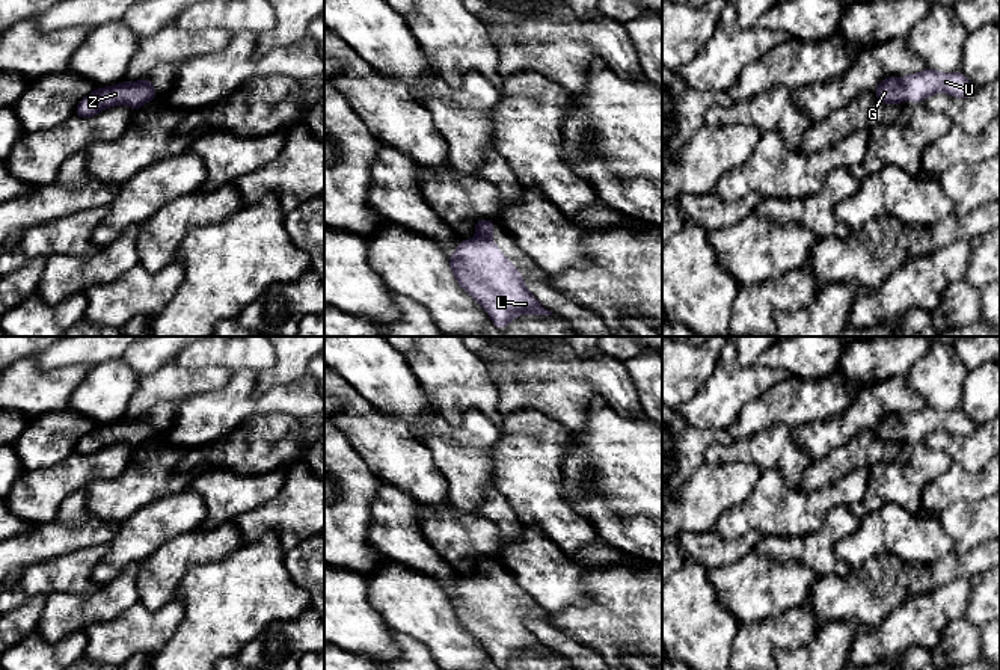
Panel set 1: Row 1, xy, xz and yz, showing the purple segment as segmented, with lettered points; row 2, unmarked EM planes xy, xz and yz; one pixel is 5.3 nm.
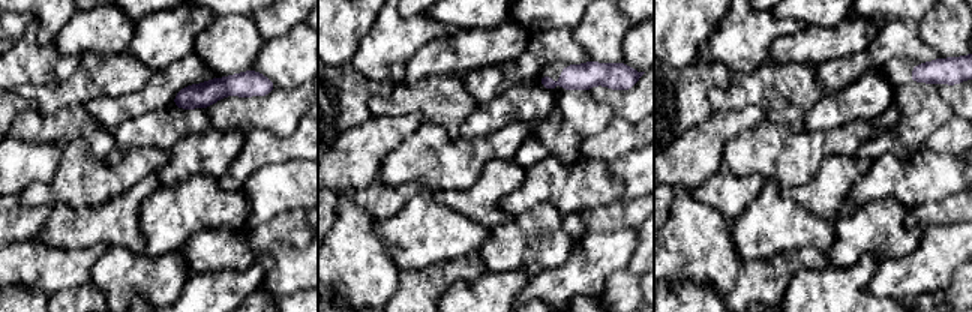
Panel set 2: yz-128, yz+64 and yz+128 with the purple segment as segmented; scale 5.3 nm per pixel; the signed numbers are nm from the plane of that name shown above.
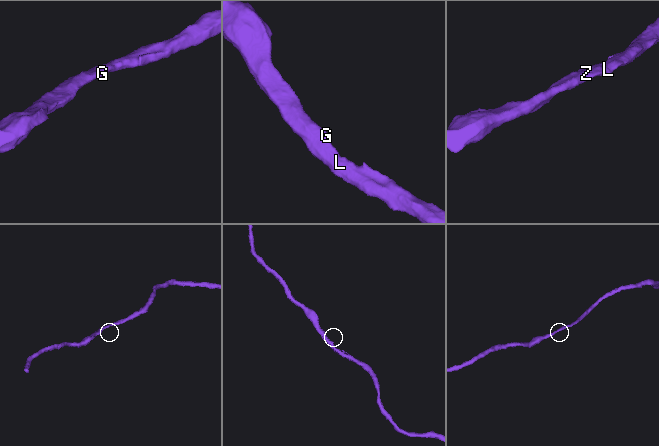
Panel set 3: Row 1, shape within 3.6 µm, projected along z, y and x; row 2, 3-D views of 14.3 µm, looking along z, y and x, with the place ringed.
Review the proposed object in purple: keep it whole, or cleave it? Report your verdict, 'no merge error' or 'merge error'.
no merge error

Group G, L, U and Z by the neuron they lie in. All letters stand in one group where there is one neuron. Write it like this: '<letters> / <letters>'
G L U Z

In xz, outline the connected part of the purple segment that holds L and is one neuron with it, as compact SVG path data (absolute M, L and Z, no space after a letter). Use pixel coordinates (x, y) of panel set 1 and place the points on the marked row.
M477 219L475 235L478 238L472 241L462 238L456 254L446 257L456 281L489 312L492 323L499 329L505 329L510 321L520 314L554 315L537 302L532 293L526 290L519 270L499 250L498 244L489 238L493 229L495 220Z

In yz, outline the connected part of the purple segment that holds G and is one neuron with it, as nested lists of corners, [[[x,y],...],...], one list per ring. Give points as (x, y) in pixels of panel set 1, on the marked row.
[[[925,68],[922,72],[902,78],[888,77],[875,88],[879,103],[902,106],[906,98],[910,103],[920,103],[934,94],[949,94],[956,98],[970,98],[977,88],[961,71],[938,72]]]

